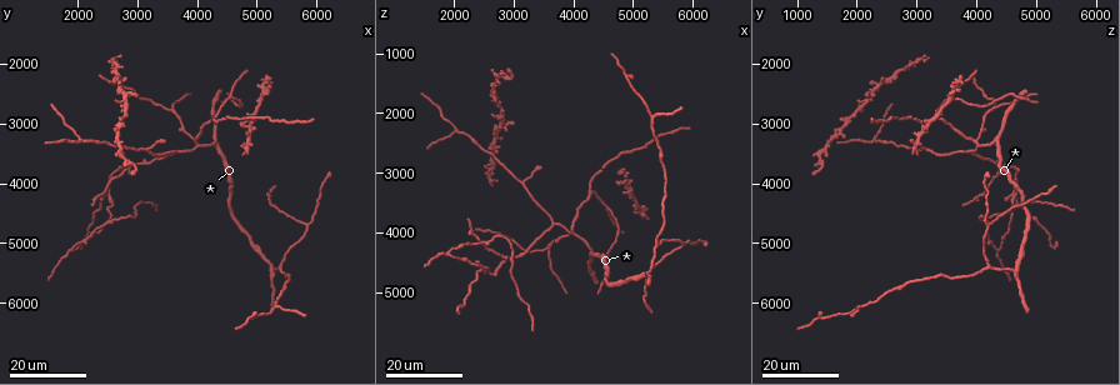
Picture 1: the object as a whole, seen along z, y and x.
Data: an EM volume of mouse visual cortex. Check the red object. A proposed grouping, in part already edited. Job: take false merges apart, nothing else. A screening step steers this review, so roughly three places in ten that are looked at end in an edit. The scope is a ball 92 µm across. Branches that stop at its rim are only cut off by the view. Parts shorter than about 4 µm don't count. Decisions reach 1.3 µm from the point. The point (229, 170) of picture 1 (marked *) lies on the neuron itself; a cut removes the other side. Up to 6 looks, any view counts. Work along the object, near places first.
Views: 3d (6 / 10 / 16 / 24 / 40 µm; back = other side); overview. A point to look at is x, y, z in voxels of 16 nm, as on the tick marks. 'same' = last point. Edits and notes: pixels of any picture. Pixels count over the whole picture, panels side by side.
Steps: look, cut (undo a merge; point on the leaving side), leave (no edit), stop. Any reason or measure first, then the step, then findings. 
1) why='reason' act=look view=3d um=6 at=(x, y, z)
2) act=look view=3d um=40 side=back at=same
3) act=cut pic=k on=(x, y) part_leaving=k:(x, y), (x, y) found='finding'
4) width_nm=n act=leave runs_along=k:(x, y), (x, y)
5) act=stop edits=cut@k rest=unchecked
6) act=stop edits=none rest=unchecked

why='arms part here' act=look view=3d um=16 at=(5400, 5350, 4200)

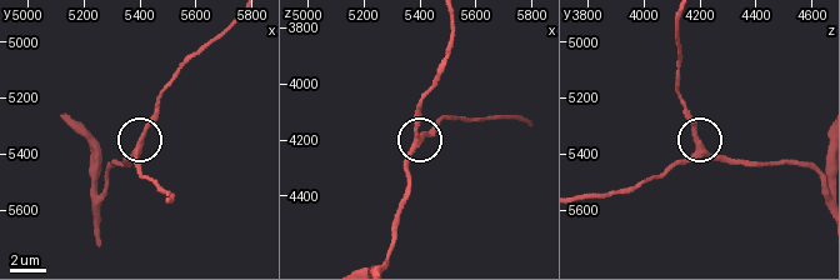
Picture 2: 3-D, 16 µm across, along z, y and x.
act=look view=3d um=6 at=(5390, 5370, 4190)

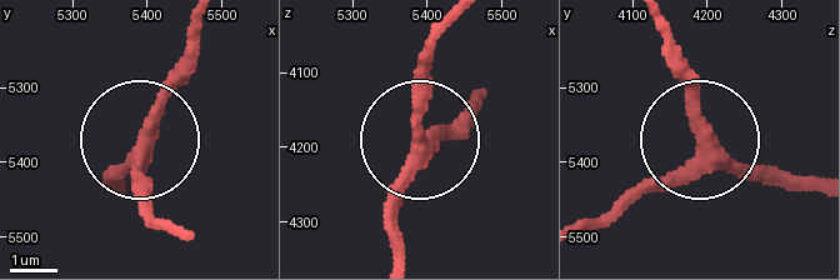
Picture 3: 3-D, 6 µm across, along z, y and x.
width_nm=310 act=leave runs_along=3:(809, 181), (749, 178), (713, 145), (678, 41) found='continuous, no second neuron'

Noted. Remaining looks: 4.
act=look view=3d um=24 at=(5300, 5450, 4650)

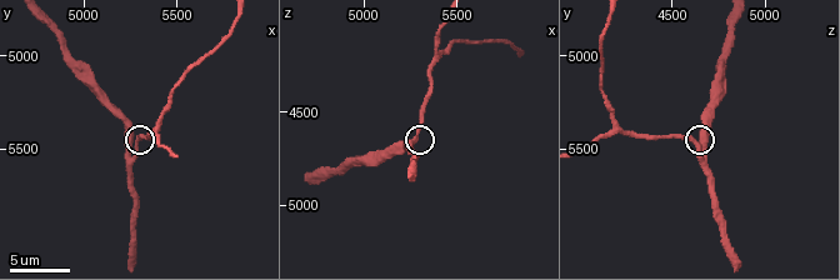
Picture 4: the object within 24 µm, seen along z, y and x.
why='zoom in' act=look view=3d um=6 at=(5280, 5460, 4640)

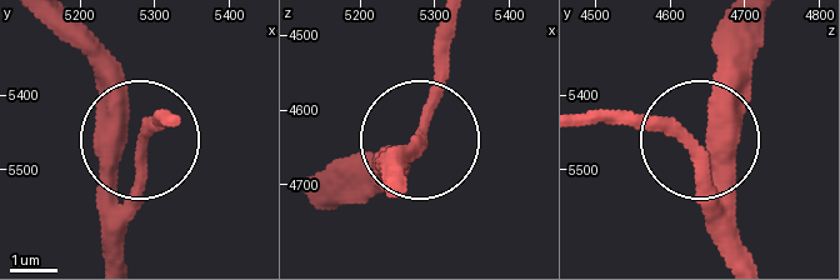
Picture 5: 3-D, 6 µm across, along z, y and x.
width_nm=240 act=leave runs_along=5:(759, 30), (744, 114), (699, 150), (699, 198), (724, 258) found='all the same neuron'

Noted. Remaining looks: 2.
act=look view=3d um=16 at=(3150, 3400, 3150)

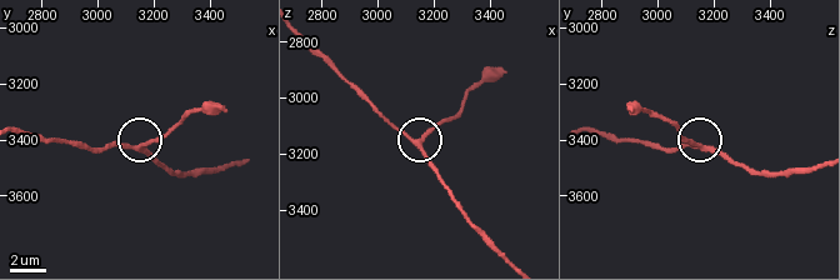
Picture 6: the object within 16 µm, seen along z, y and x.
why='zoom in' act=look view=3d um=10 at=(3140, 3440, 3150)

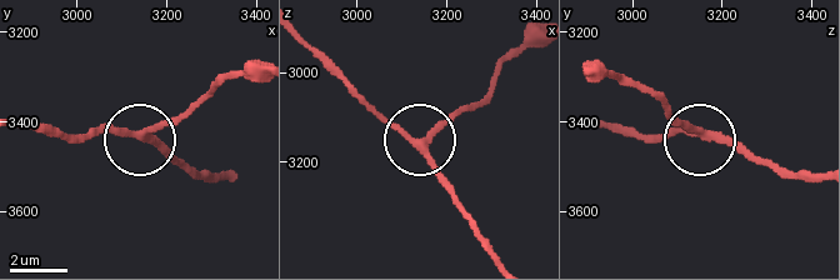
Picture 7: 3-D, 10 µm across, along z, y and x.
act=leave runs_along=7:(815, 176), (786, 176), (758, 158), (703, 140), (666, 106) found='all the same neuron'

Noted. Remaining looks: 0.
act=stop edits=none rest=unchecked

